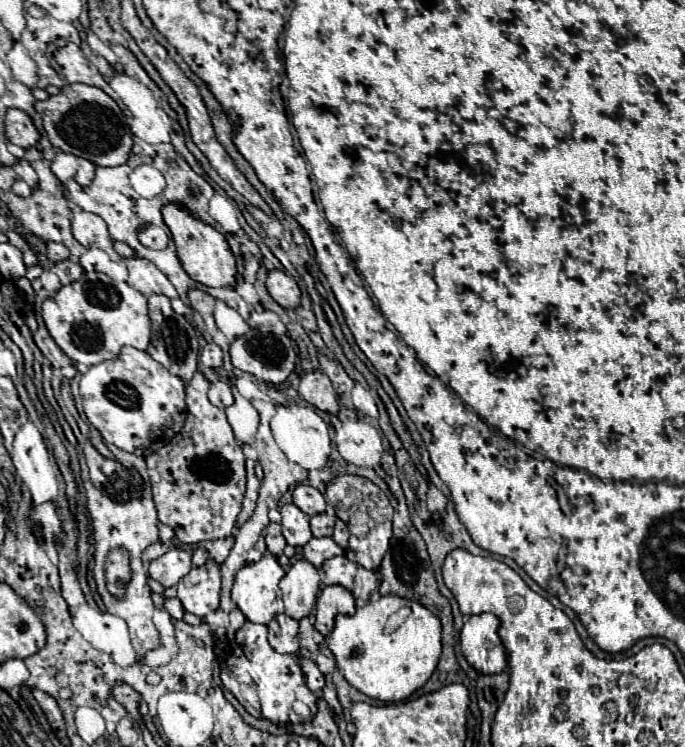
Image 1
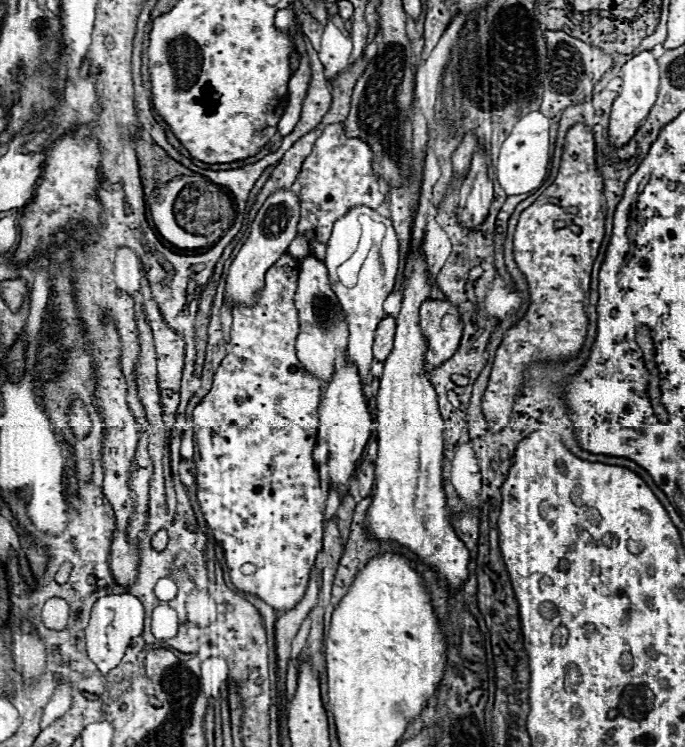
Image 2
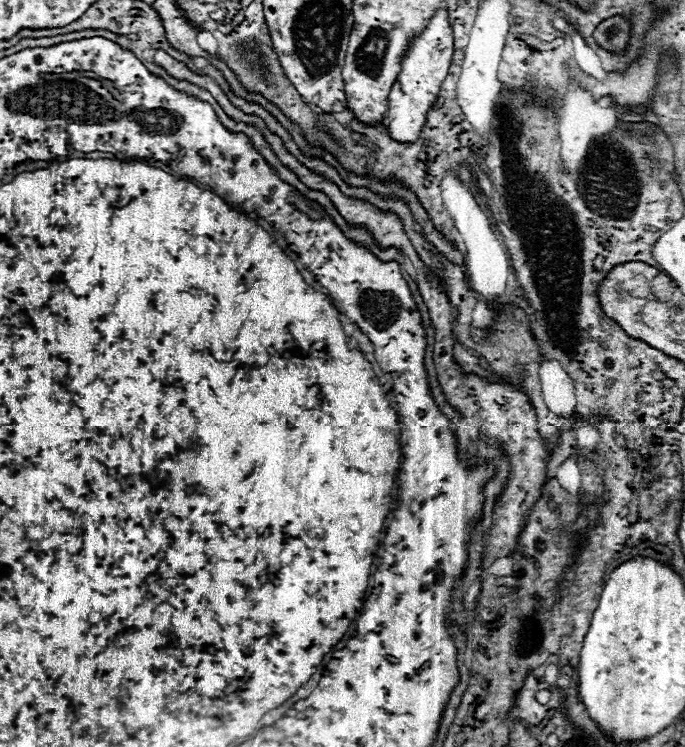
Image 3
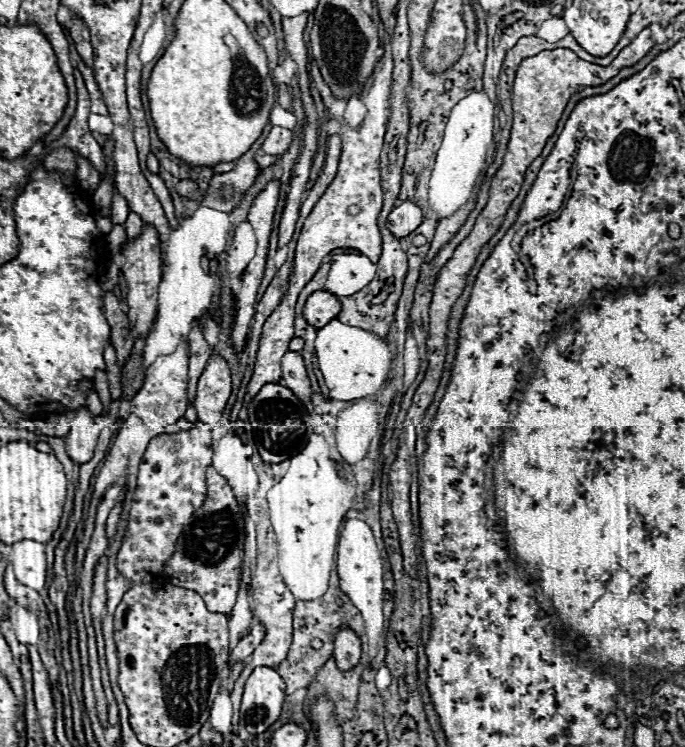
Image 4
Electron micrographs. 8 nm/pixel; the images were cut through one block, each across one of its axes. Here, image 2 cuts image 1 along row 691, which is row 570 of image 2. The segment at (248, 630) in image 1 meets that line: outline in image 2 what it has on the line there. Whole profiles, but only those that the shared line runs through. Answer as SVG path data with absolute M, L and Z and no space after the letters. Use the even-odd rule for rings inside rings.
M288 252L276 260L276 264L266 272L266 286L262 290L260 300L252 308L234 308L232 316L232 334L230 334L230 344L232 352L222 360L220 368L216 370L212 390L202 398L202 402L194 408L192 414L192 430L196 432L198 440L198 450L200 450L200 460L196 462L196 498L200 502L200 512L204 514L206 526L212 532L214 540L222 546L224 550L224 560L230 570L230 580L236 586L238 592L254 594L262 602L270 604L276 610L292 610L306 592L308 586L308 576L314 566L316 554L322 550L322 532L324 532L324 506L326 506L326 494L320 488L320 478L314 468L312 460L312 450L316 446L316 430L318 430L318 406L320 406L320 380L304 374L298 358L296 358L296 336L298 336L298 310L294 308L294 294L296 294L296 282L298 282L298 260L294 260ZM252 564L254 572L244 574L244 566Z

